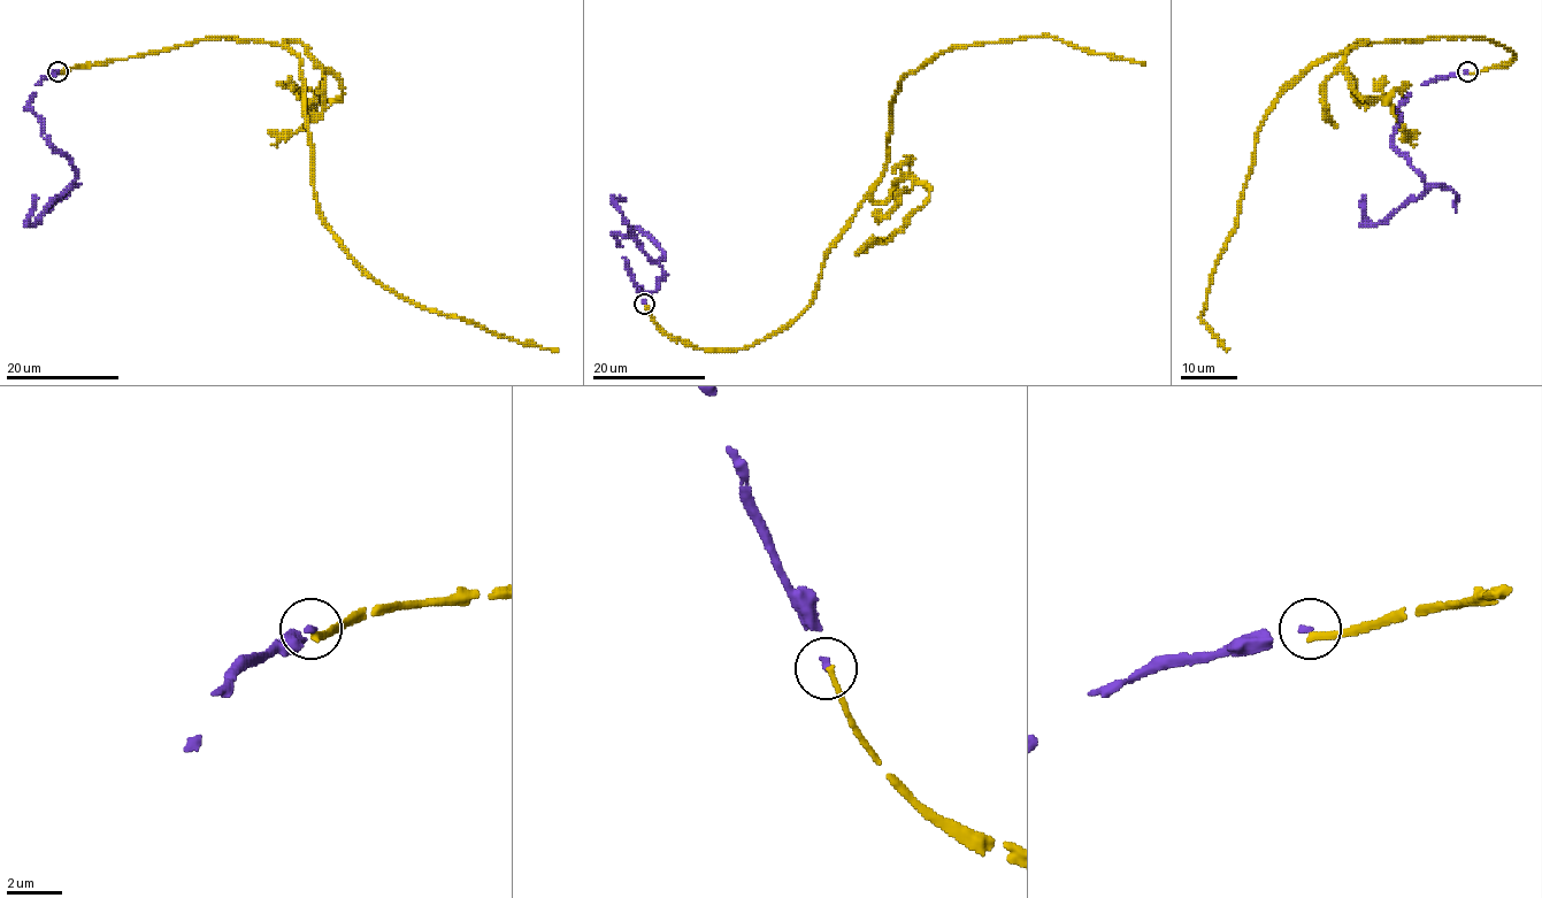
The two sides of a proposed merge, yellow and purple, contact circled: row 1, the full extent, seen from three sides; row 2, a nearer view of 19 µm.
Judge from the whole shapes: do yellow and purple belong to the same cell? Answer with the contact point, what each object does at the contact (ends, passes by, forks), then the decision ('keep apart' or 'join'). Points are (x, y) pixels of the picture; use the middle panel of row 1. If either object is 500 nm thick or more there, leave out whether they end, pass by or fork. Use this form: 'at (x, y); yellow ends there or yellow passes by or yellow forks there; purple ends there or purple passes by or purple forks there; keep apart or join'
at (644, 304); yellow ends there; purple ends there; keep apart

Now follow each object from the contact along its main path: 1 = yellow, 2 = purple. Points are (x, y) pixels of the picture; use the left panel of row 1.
1: (58, 73), (205, 38), (284, 44), (300, 59), (314, 198), (339, 245), (384, 285), (421, 306), (557, 348)
2: (58, 71), (38, 84), (30, 107), (44, 138), (76, 174), (33, 224), (33, 196)

